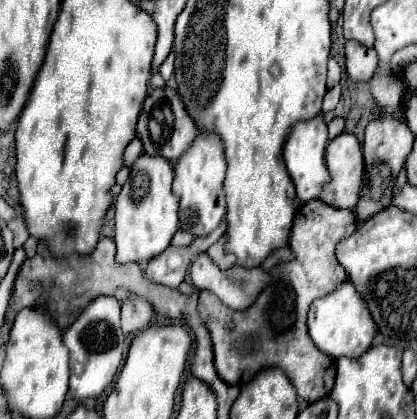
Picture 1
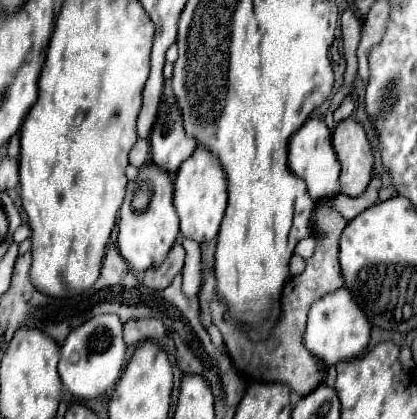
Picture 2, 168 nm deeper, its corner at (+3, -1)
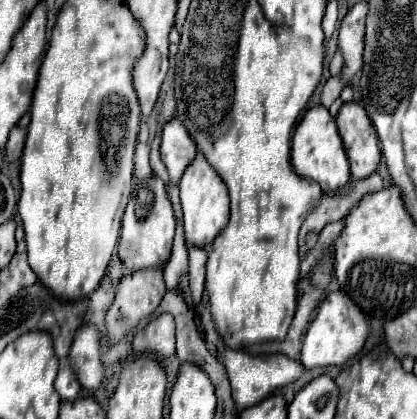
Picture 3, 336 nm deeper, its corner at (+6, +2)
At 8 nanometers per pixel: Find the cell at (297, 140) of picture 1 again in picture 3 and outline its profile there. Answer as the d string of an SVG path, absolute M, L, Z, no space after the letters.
M324 106L310 108L300 120L300 124L296 126L292 136L292 166L300 176L318 182L322 190L330 190L330 192L342 188L350 180L348 158L342 140L338 136L336 122Z

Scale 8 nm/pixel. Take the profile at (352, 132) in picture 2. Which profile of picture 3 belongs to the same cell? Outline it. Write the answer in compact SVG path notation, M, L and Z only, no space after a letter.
M348 102L336 116L336 126L344 142L344 150L350 162L352 178L368 178L376 172L382 152L378 146L376 130L360 104Z

